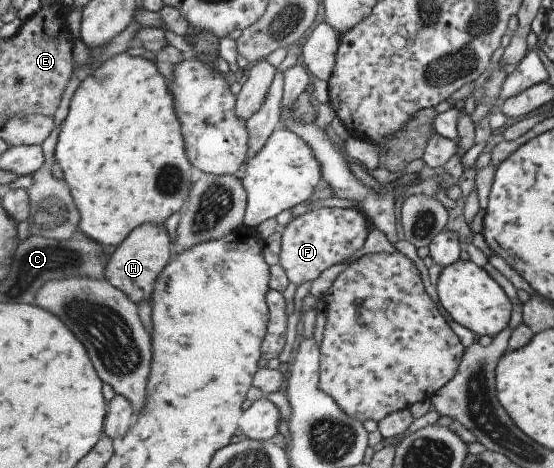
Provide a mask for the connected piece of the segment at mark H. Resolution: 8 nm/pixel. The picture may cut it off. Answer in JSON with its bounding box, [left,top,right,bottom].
[105,222,172,307]

